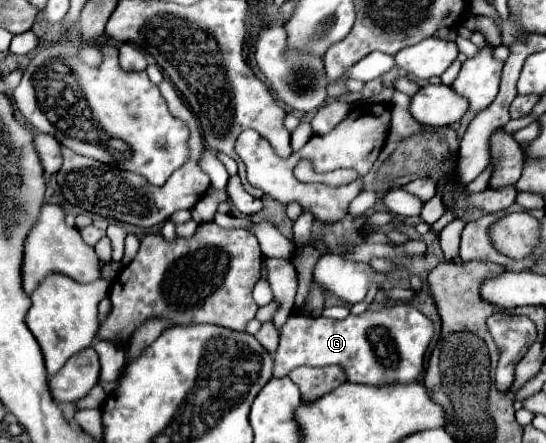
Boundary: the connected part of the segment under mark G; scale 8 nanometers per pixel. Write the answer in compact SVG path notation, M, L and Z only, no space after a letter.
M394 303L378 311L348 315L344 321L290 315L280 329L280 345L274 353L274 377L286 377L300 365L342 365L348 381L354 383L410 383L420 379L424 371L424 353L432 335L432 321L410 303Z

